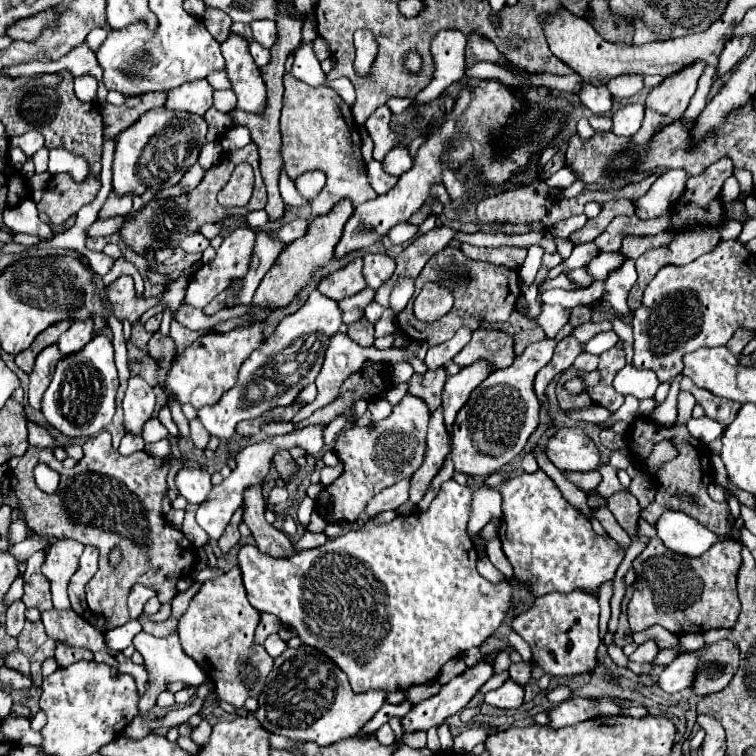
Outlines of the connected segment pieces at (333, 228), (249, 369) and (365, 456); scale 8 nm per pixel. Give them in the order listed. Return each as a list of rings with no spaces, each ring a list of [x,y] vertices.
[[[342,201],[334,207],[334,211],[330,211],[330,215],[322,215],[322,217],[316,217],[314,221],[310,221],[306,235],[296,239],[294,243],[290,243],[282,251],[282,255],[276,259],[274,267],[270,267],[270,271],[264,275],[264,279],[260,281],[260,287],[254,293],[252,307],[264,307],[268,311],[286,307],[296,297],[296,293],[310,281],[312,273],[334,257],[334,247],[340,241],[342,229],[344,229],[346,221],[350,219],[350,215],[352,215],[350,201]]]
[[[312,291],[308,301],[294,313],[284,317],[272,335],[268,335],[258,349],[242,363],[238,383],[222,395],[216,405],[202,407],[198,411],[198,419],[202,425],[220,439],[230,439],[236,431],[236,425],[242,419],[260,417],[264,411],[276,405],[294,403],[296,395],[308,385],[314,383],[318,369],[322,367],[326,343],[334,331],[342,325],[338,303],[322,295],[320,291]]]
[[[406,395],[392,411],[390,417],[378,421],[376,425],[362,427],[352,425],[344,429],[334,445],[334,453],[344,465],[344,473],[328,487],[322,489],[316,499],[316,511],[328,521],[346,521],[354,523],[358,515],[364,511],[366,503],[380,493],[382,489],[410,479],[414,471],[422,465],[424,449],[426,449],[426,427],[430,421],[430,411],[422,403],[422,399],[414,395]]]

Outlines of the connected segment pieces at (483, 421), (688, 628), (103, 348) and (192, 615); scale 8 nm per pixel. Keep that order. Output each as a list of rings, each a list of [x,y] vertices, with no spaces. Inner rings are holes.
[[[564,325],[554,339],[542,339],[538,343],[532,343],[528,345],[520,355],[514,357],[516,363],[512,363],[510,367],[506,369],[498,369],[494,373],[490,373],[472,393],[470,393],[470,399],[468,403],[462,407],[462,411],[458,411],[456,415],[456,421],[454,421],[454,433],[452,433],[452,461],[454,461],[454,469],[458,473],[464,473],[464,475],[490,475],[498,469],[502,469],[506,463],[510,463],[516,455],[522,453],[528,437],[534,433],[534,429],[538,427],[538,411],[540,411],[540,403],[536,399],[536,393],[532,389],[534,385],[534,375],[552,359],[552,353],[554,353],[554,347],[566,339],[570,333],[572,333],[572,325]]]
[[[654,537],[650,545],[634,559],[634,597],[628,605],[628,619],[632,631],[644,631],[660,625],[674,635],[704,633],[710,629],[732,629],[740,615],[740,601],[736,593],[736,575],[742,563],[740,543],[732,539],[714,543],[702,557],[682,557],[664,547]]]
[[[96,335],[82,351],[58,361],[54,377],[42,397],[42,413],[46,421],[66,437],[92,437],[114,417],[116,389],[118,375],[114,365],[114,347],[106,335]]]
[[[238,567],[216,579],[204,581],[200,591],[192,597],[188,611],[178,621],[178,635],[184,653],[206,671],[216,685],[216,693],[236,709],[240,709],[248,697],[260,695],[264,679],[272,669],[272,657],[254,641],[258,621],[260,613],[254,611],[246,599]]]

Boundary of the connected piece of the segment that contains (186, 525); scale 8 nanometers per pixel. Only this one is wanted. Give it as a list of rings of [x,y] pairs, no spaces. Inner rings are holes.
[[[186,510],[181,531],[197,548],[209,541],[208,534],[196,523],[195,513],[192,511]]]

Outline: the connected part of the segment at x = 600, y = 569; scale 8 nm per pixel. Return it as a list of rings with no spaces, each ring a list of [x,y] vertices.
[[[544,471],[518,473],[506,479],[500,495],[502,517],[498,539],[514,569],[514,581],[528,587],[534,597],[550,591],[572,593],[576,589],[598,597],[600,587],[614,579],[624,559],[622,547],[610,537],[596,535],[588,517],[562,497],[556,483]]]

